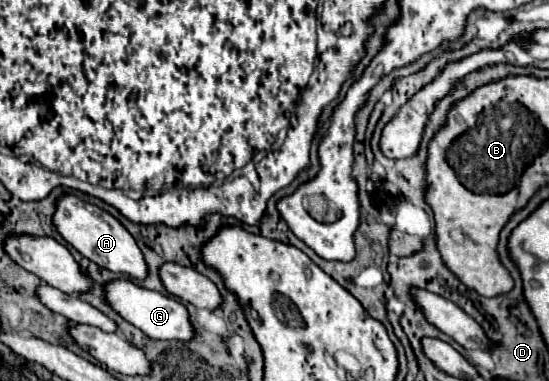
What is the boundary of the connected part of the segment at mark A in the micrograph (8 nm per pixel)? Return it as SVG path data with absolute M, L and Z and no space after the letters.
M61 194L55 200L55 212L53 212L53 226L63 236L67 244L71 244L75 250L79 250L85 258L91 262L111 270L111 272L123 272L137 280L143 280L147 274L147 264L143 260L143 254L133 240L133 236L123 228L123 224L113 218L109 212L101 210L99 206L93 206L73 194Z

